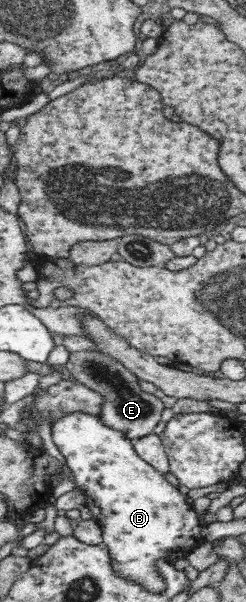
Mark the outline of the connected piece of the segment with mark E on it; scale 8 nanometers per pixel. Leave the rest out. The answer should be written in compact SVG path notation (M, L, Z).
M72 352L64 365L78 384L84 385L102 395L105 400L99 417L109 429L124 432L126 438L134 441L136 438L151 434L161 421L165 409L164 401L157 395L145 393L139 387L137 377L124 367L120 361L105 352Z

